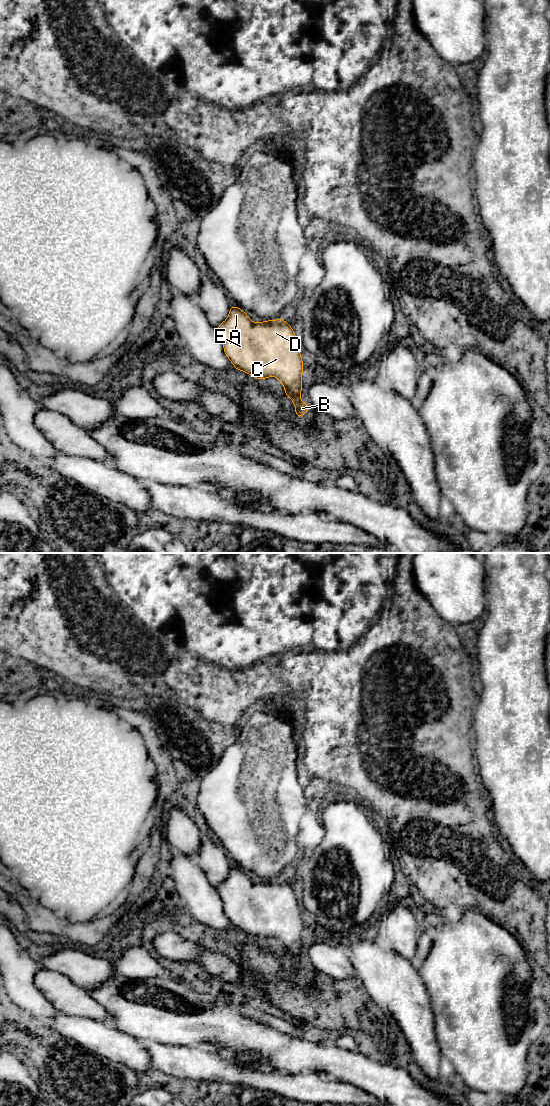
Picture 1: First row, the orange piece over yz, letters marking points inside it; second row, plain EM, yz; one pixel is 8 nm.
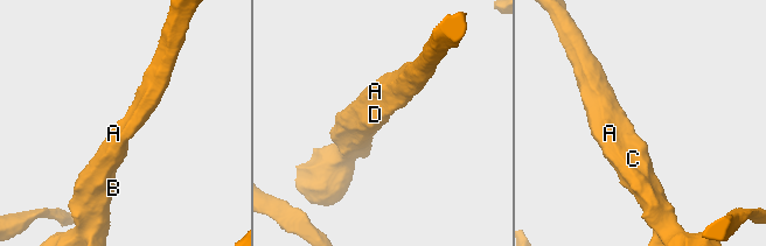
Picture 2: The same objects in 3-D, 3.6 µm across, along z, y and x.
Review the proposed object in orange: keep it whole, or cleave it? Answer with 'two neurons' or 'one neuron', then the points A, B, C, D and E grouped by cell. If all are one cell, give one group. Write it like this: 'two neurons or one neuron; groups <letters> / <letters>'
one neuron; groups A B C D E

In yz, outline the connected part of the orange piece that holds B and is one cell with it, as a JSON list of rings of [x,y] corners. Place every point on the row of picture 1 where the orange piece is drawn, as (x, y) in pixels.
[[[231,305],[227,319],[217,327],[223,342],[224,353],[236,370],[252,375],[257,380],[276,377],[284,386],[285,392],[296,407],[295,416],[302,418],[309,410],[309,405],[302,402],[303,360],[293,328],[283,318],[253,322],[245,311]]]

